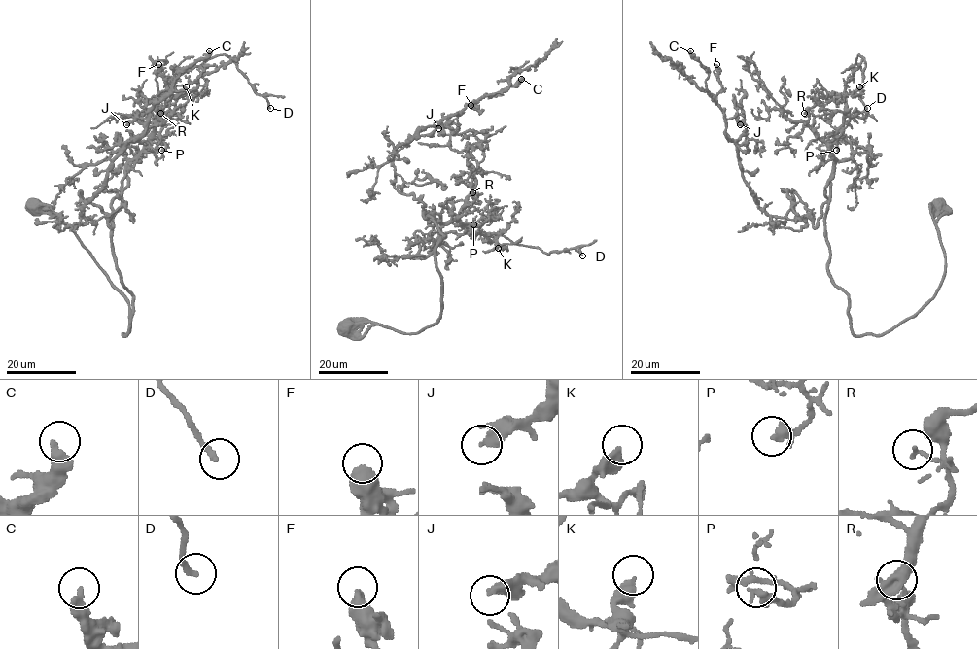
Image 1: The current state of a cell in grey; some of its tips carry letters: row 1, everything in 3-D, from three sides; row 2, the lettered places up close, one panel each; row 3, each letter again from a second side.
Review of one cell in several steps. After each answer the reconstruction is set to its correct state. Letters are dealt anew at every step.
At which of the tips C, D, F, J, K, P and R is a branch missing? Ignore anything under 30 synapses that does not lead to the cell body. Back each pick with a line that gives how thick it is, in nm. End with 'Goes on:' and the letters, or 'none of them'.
Goes on: none of them

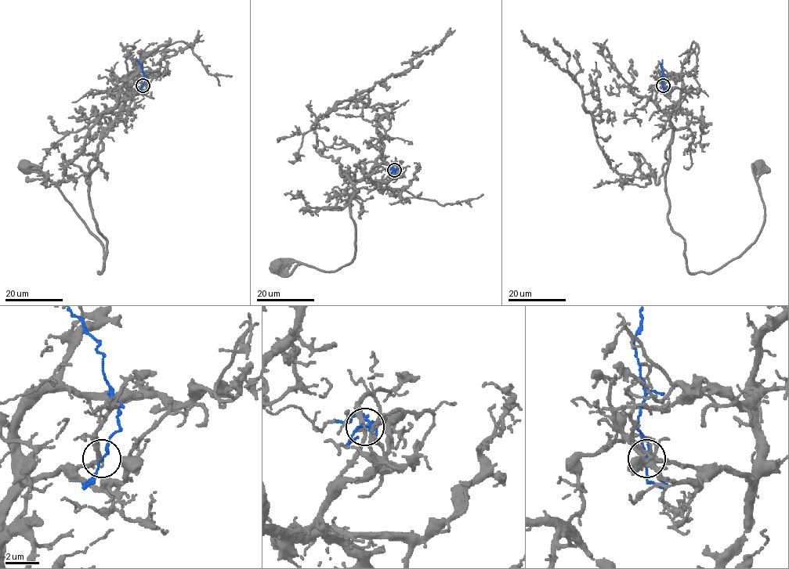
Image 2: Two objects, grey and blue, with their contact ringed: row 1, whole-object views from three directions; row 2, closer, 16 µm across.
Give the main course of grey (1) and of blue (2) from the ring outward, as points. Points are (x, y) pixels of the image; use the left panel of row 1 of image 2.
1: (142, 85), (103, 134), (90, 176), (91, 212), (106, 241), (102, 271), (103, 244), (56, 186), (26, 167)
2: (142, 85), (145, 77), (136, 59)

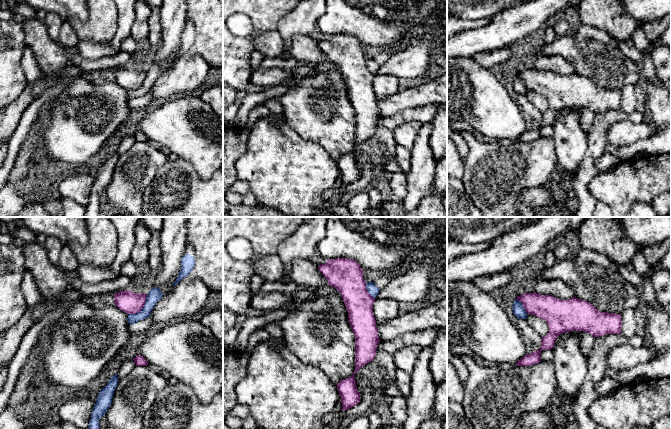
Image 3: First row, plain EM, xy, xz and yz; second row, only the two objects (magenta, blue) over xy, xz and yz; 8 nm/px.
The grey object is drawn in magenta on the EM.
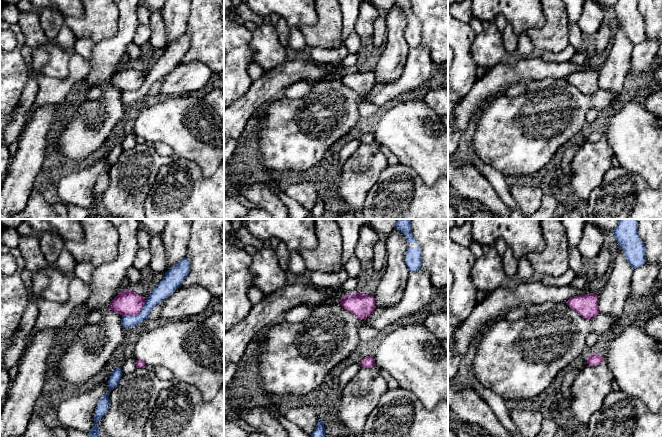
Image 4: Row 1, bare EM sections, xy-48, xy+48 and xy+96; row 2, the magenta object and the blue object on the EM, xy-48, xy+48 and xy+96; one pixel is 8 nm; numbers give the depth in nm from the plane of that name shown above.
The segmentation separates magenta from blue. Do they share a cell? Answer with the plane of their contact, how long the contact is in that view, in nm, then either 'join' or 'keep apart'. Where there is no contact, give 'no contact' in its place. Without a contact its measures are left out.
contact in xy; length 220 nm; keep apart

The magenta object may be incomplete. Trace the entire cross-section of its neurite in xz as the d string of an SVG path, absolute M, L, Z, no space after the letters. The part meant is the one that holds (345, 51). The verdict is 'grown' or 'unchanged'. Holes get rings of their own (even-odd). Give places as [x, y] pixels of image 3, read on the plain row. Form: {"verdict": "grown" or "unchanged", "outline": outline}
{"verdict": "unchanged", "outline": "M336 34L328 35L325 40L318 42L319 47L324 51L328 60L338 66L342 72L348 88L349 100L355 112L355 147L349 154L341 156L337 160L342 179L342 186L348 186L360 178L360 170L357 166L354 151L364 141L374 136L377 121L380 118L376 96L373 90L373 74L366 65L366 58L363 54L363 45L353 35Z"}

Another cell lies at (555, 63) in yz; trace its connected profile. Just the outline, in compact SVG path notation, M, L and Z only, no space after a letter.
M537 55L535 68L541 71L550 71L561 76L574 73L573 66L560 55Z

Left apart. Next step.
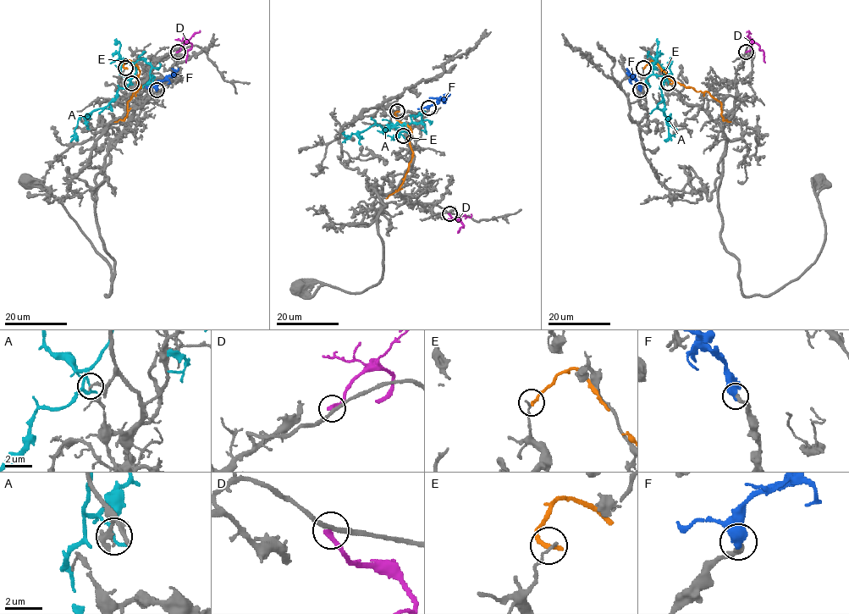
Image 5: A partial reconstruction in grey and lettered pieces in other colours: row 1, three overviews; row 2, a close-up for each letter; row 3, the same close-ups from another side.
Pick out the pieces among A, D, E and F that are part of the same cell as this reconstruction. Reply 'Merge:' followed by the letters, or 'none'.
Merge: F

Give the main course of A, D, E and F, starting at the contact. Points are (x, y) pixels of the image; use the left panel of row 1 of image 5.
A: (131, 83), (128, 80), (129, 83), (120, 87), (117, 96), (106, 107), (80, 117), (71, 141)
D: (177, 52), (185, 43), (190, 44), (185, 63)
E: (124, 68), (126, 60), (137, 66), (141, 86), (134, 91), (127, 103), (127, 116), (113, 122)
F: (156, 90), (157, 85), (175, 70), (172, 68)

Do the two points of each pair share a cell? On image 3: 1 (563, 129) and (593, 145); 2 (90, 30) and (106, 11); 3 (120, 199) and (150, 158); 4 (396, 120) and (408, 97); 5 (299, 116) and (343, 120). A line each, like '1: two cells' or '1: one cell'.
1: two cells
2: one cell
3: one cell
4: two cells
5: one cell

